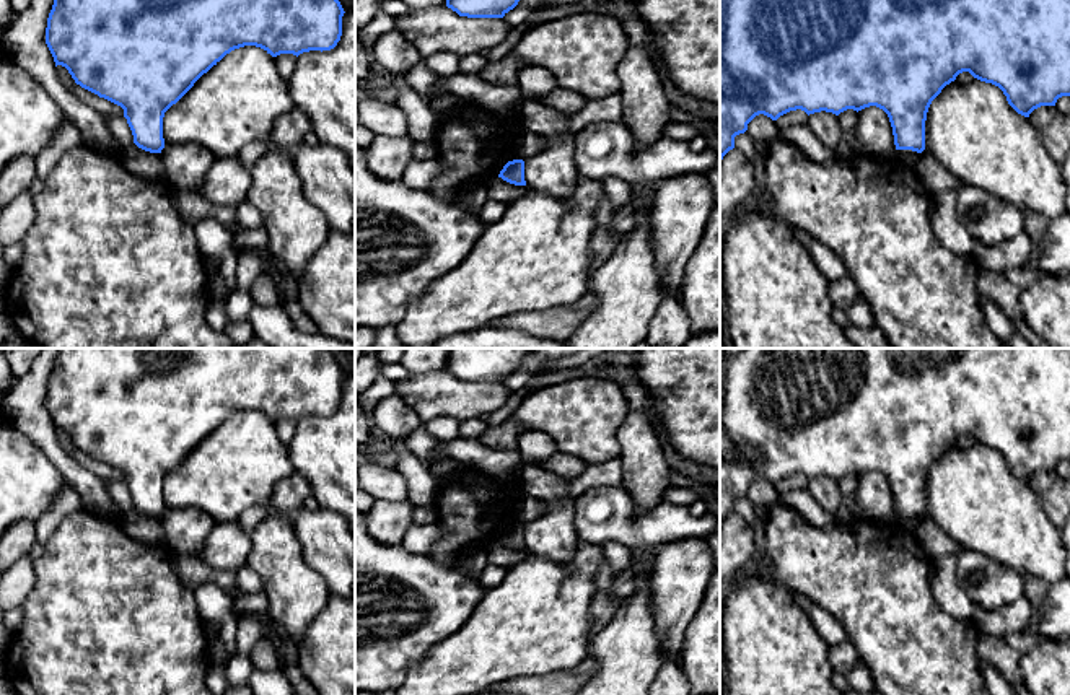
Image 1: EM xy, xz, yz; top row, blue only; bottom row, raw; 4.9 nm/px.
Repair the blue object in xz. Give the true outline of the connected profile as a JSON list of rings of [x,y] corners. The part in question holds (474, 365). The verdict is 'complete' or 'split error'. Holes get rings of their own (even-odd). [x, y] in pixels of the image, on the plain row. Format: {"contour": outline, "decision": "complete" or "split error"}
{"contour": [[[449,348],[446,371],[467,382],[503,382],[536,348]]], "decision": "complete"}

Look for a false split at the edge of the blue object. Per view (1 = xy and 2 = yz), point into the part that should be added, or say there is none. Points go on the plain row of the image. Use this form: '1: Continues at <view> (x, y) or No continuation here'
1: No continuation here
2: No continuation here

